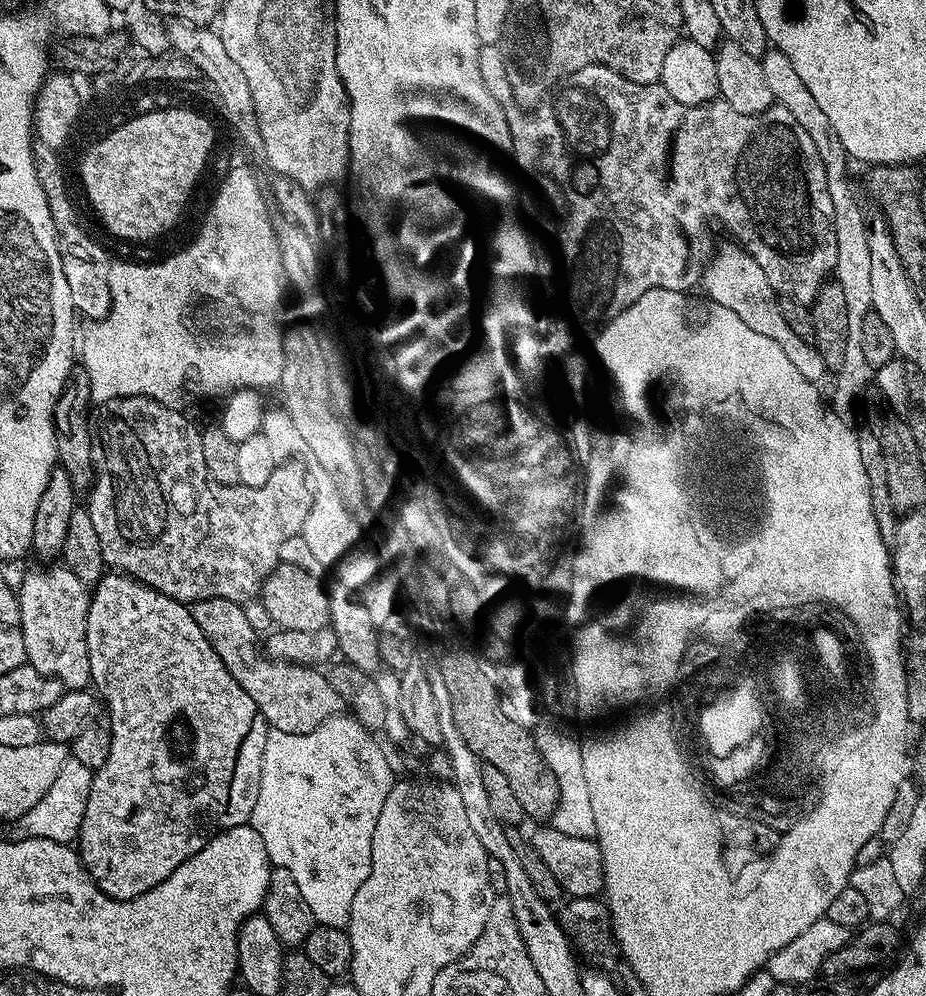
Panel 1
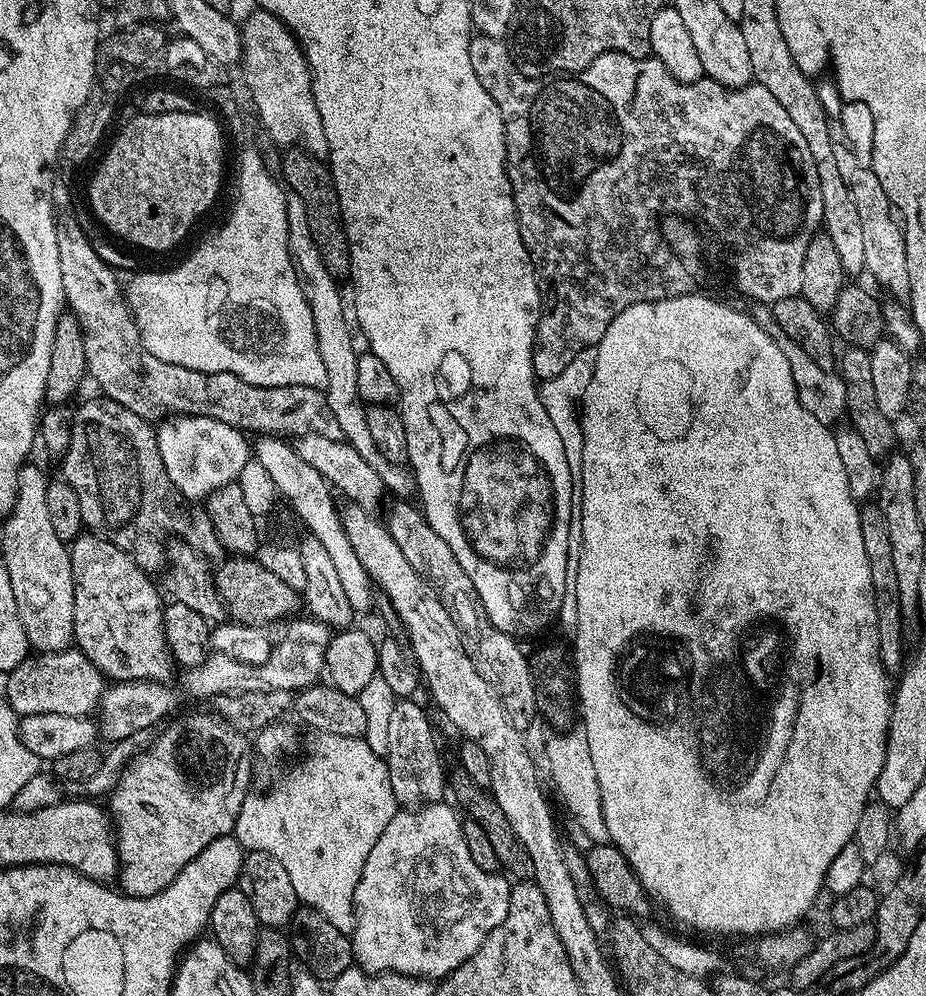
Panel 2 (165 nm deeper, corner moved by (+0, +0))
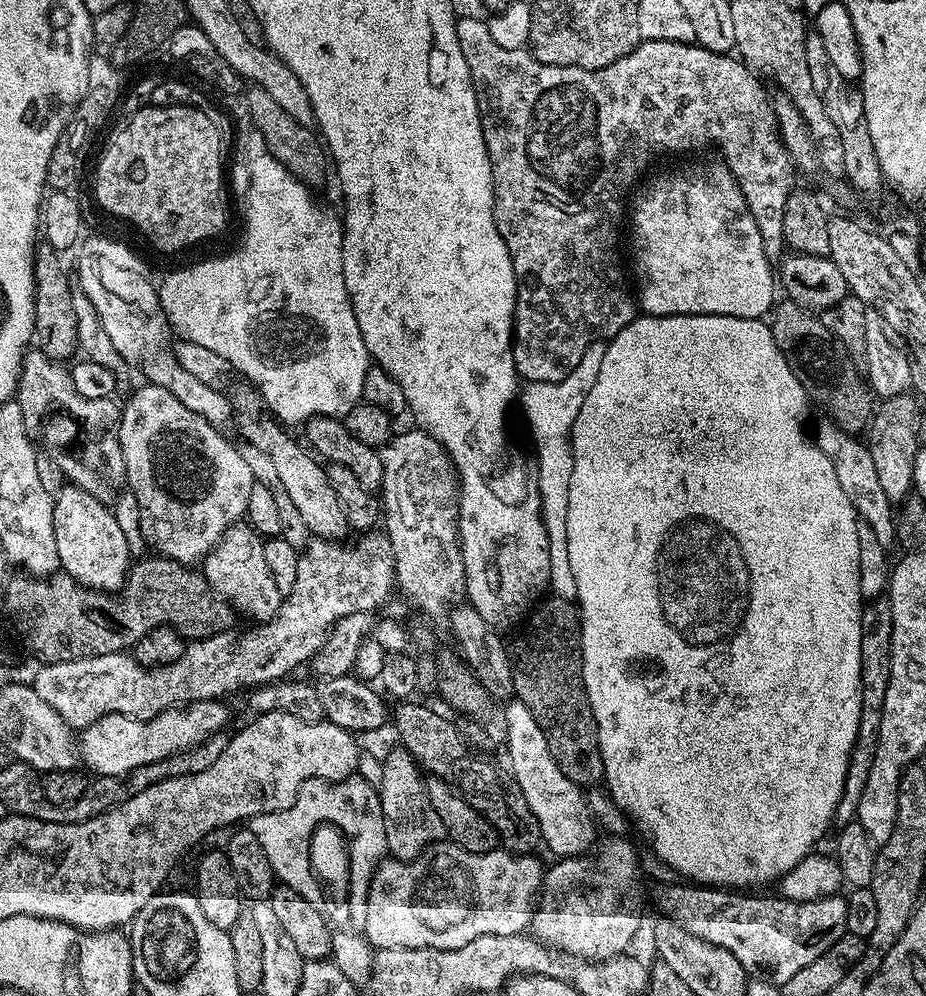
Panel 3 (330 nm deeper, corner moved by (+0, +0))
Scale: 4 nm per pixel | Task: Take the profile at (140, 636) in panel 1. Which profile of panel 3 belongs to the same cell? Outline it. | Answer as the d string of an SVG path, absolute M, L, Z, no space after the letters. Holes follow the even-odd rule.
M65 483L54 496L54 546L58 546L60 568L70 578L74 578L83 588L93 588L95 592L119 592L128 576L130 559L128 560L128 536L120 525L120 520L107 508L101 497L90 494L78 486Z

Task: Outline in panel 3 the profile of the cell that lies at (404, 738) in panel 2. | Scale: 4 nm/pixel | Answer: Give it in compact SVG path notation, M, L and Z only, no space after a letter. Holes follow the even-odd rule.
M395 746L388 752L384 765L380 768L380 805L382 818L386 826L388 852L395 859L402 861L415 860L433 844L445 839L442 818L430 806L430 798L424 793L425 777L419 764L413 760L407 748Z

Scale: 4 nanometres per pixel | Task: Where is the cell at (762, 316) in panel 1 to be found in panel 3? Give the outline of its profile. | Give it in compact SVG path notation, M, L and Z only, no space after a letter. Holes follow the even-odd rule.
M824 418L821 421L821 424L816 428L816 432L814 431L814 439L818 447L822 450L822 454L826 454L826 458L830 458L830 466L834 466L834 474L838 477L838 486L842 486L842 490L846 493L846 498L850 498L857 517L863 523L868 524L870 530L874 530L874 538L878 538L878 542L885 549L891 549L896 544L894 502L886 498L886 494L878 482L878 473L874 470L874 458L870 458L870 450L867 443L859 435L851 432L843 432L833 420Z

